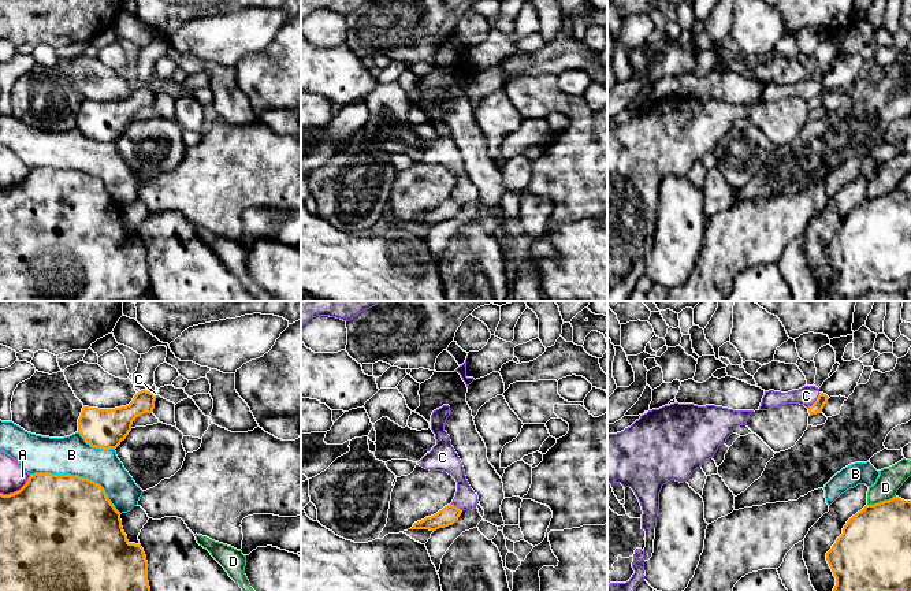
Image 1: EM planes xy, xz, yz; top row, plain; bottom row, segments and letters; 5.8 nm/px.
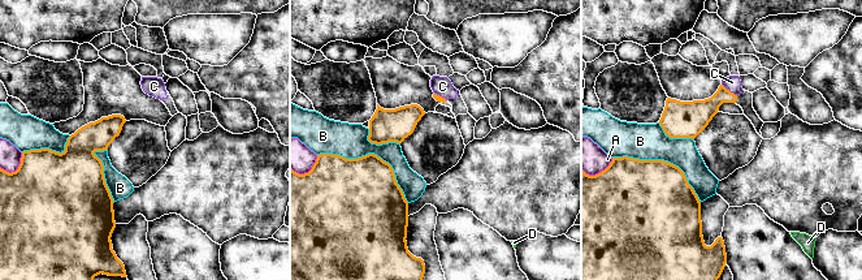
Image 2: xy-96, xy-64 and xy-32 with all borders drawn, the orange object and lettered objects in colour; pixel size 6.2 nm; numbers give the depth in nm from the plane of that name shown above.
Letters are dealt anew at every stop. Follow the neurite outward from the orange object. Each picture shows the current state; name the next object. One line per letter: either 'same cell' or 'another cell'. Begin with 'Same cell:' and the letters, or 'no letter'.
Same cell: no letter
A: another cell
B: another cell
C: another cell
D: another cell

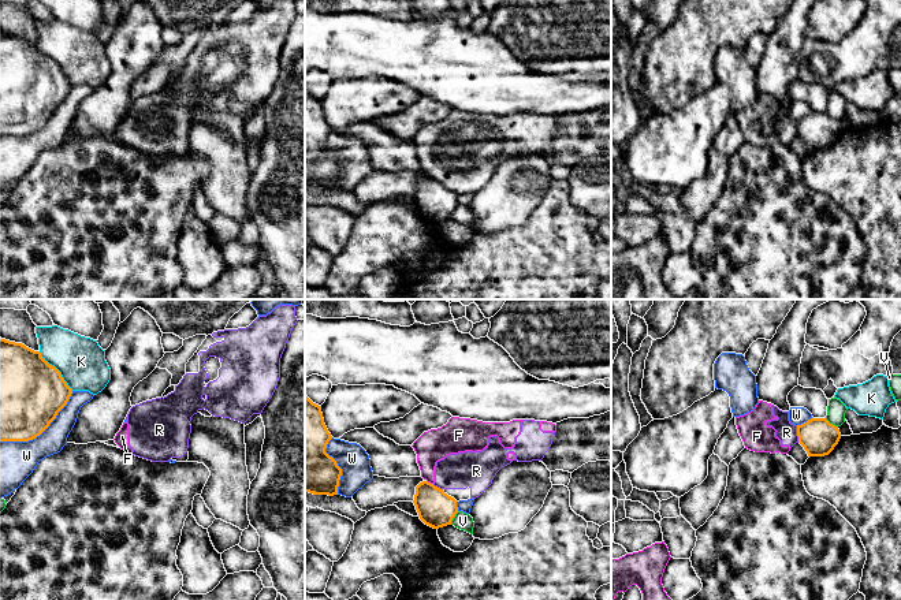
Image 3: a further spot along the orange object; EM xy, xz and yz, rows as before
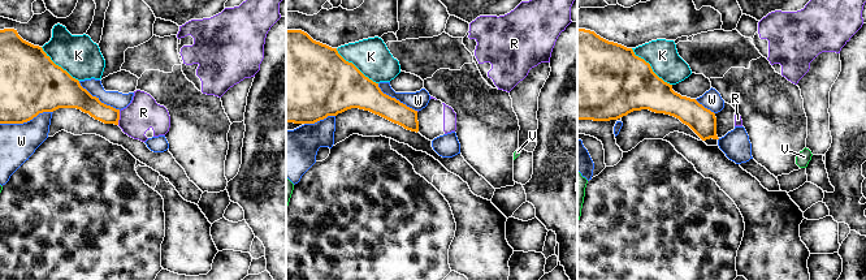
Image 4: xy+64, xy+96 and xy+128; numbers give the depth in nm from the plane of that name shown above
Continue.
Same cell: no letter
F: another cell
K: another cell
R: another cell
V: another cell
W: another cell

